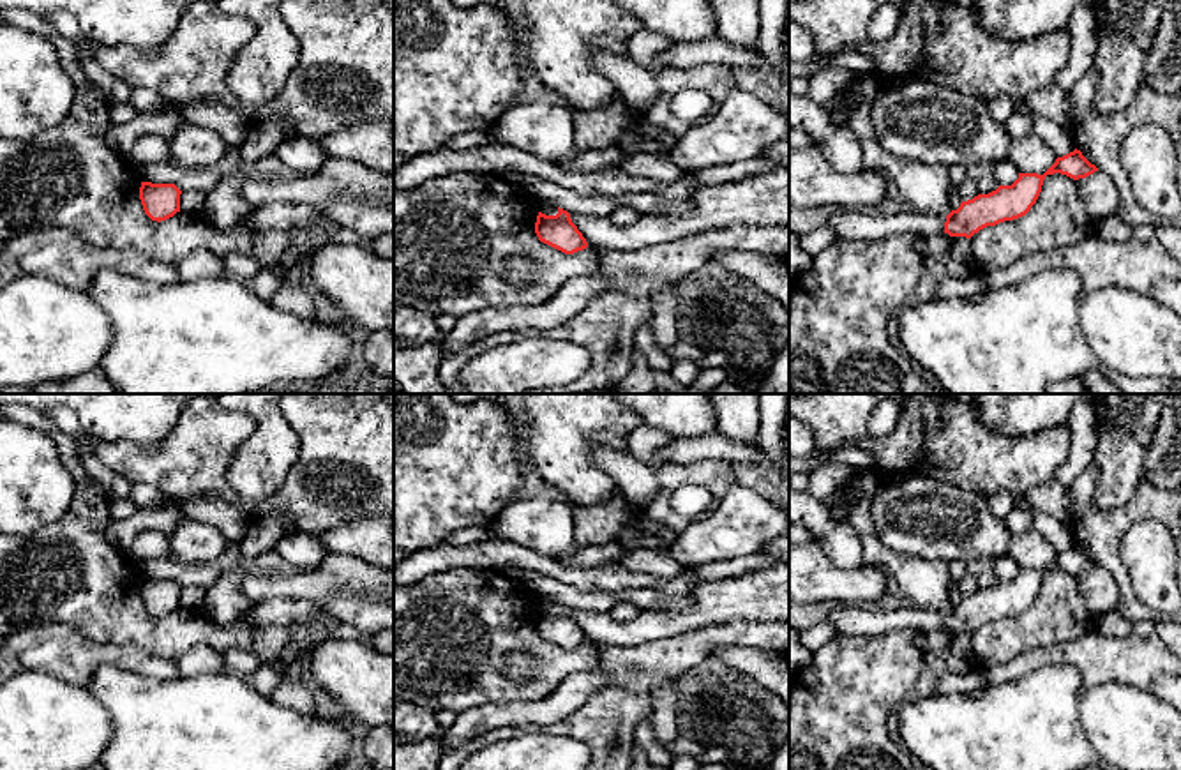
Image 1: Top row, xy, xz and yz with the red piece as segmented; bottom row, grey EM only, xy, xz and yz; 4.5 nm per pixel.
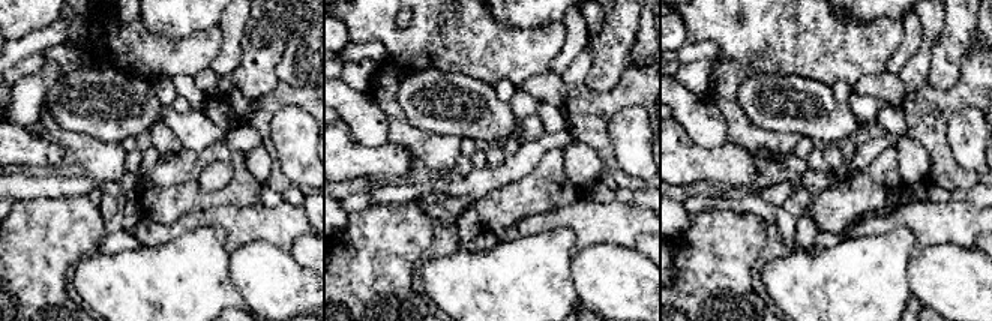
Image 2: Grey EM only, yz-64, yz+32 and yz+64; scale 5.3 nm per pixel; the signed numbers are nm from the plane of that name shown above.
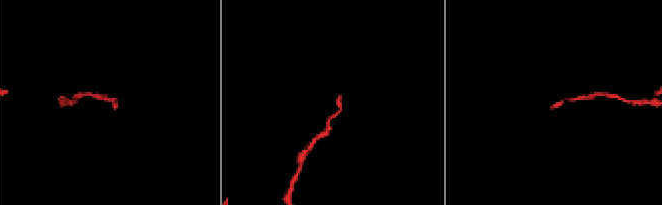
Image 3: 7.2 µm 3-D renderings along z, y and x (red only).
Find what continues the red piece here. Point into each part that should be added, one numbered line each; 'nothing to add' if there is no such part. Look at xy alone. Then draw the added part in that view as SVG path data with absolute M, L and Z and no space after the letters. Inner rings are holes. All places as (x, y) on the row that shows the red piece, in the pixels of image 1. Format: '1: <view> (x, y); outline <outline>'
nothing to add

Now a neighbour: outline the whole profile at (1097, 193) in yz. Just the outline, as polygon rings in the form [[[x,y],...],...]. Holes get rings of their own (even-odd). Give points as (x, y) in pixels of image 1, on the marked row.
[[[1100,170],[1086,178],[1077,180],[1077,198],[1086,212],[1096,221],[1117,214],[1119,196],[1112,180]]]

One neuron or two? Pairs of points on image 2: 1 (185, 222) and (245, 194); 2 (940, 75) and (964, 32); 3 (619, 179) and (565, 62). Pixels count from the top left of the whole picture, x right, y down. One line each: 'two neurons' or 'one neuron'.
1: two neurons
2: one neuron
3: two neurons

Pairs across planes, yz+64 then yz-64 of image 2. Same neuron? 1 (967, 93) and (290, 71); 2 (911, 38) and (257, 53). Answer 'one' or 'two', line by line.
1: two
2: two

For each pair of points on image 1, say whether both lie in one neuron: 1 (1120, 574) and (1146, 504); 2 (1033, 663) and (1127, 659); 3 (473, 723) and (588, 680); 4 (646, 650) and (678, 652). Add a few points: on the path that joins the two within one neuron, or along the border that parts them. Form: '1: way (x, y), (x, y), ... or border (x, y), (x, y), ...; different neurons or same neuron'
1: way (1113, 557), (1113, 534), (1128, 518); same neuron
2: way (1056, 656), (1097, 656), (1104, 659); same neuron
3: way (502, 714), (546, 712), (560, 703); same neuron
4: way (654, 652), (671, 652); same neuron

